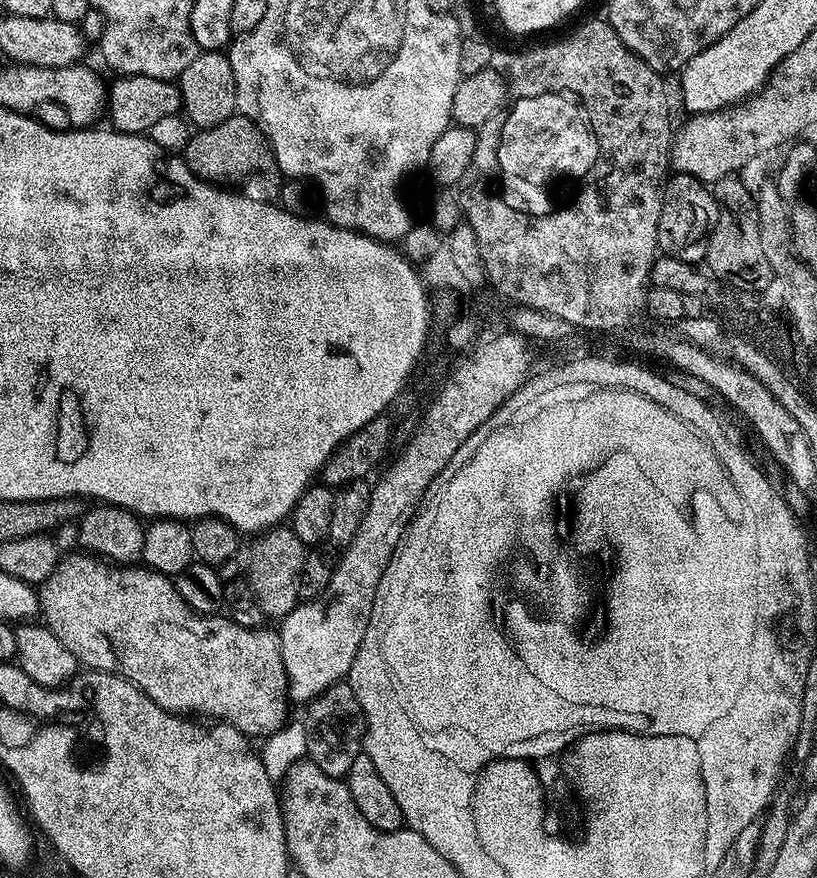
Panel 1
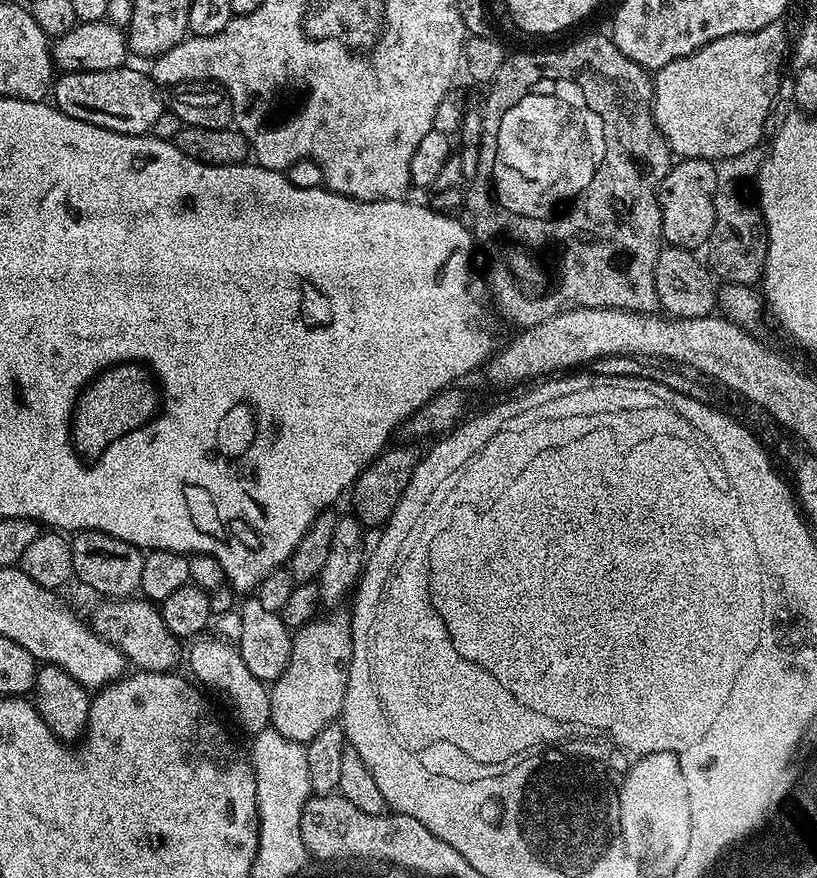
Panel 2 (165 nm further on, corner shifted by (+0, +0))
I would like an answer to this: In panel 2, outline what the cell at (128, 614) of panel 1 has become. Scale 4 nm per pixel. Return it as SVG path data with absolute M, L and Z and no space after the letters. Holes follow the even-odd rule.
M116 598L111 602L100 602L90 619L90 627L101 640L113 644L133 669L167 672L177 667L181 641L172 636L155 603L143 598Z

